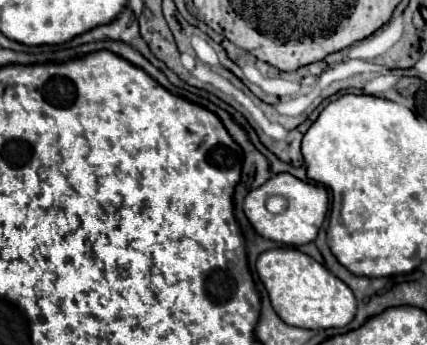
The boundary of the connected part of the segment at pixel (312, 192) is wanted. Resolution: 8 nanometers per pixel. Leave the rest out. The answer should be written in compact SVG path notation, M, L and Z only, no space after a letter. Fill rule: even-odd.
M290 173L272 175L264 185L252 189L244 199L244 213L246 213L248 221L252 223L252 227L256 229L256 233L266 239L272 239L276 243L290 245L290 247L300 247L304 243L314 241L318 235L318 229L326 217L326 211L328 211L328 191L322 185L300 181L298 177L292 177ZM274 195L280 195L288 201L286 211L282 211L278 215L270 213L266 209L266 201Z

